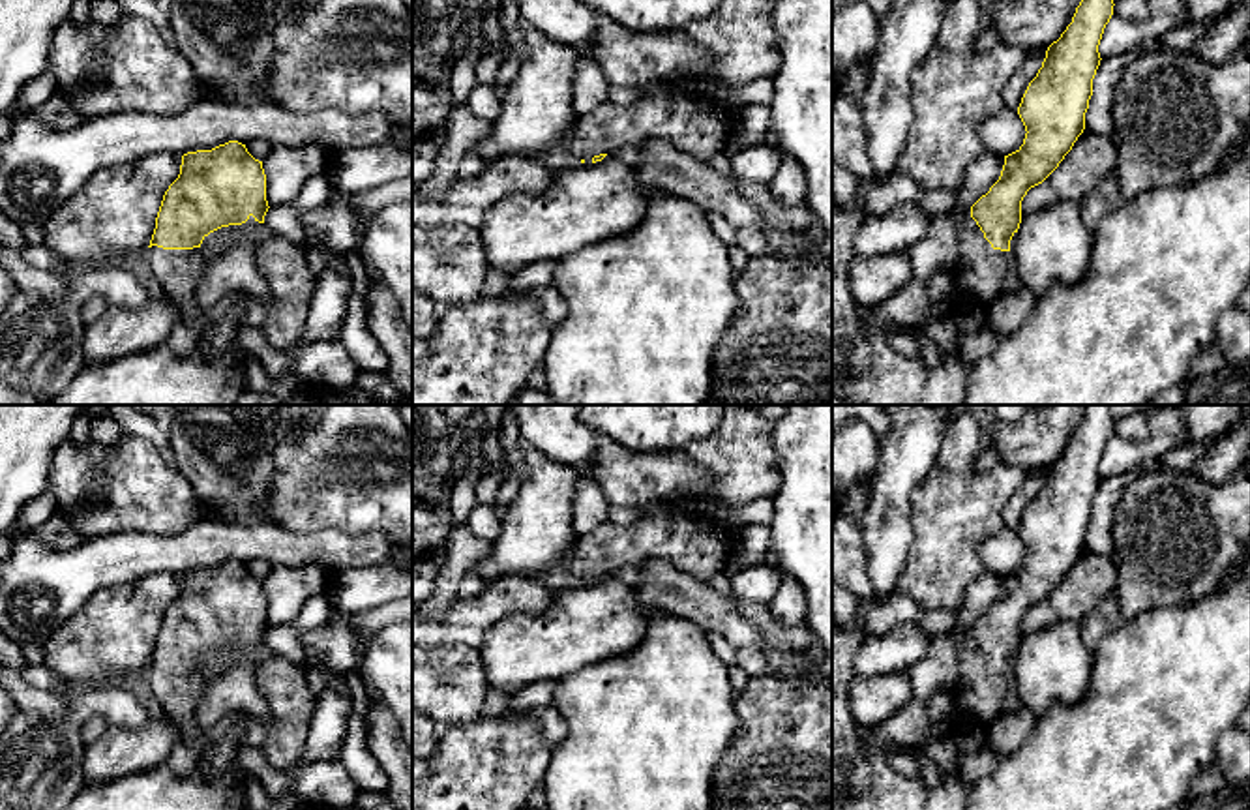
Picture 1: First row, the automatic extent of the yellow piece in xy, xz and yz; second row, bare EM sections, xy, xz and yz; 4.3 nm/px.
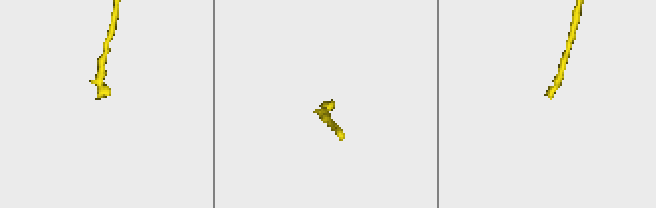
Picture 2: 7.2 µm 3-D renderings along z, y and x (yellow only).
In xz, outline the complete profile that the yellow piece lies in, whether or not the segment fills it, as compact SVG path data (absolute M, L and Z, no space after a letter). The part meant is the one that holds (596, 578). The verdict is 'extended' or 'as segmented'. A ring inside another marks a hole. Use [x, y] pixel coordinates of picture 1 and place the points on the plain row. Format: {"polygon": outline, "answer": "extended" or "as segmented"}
{"polygon": "M727 405L712 435L680 448L714 480L712 493L682 497L692 506L669 506L667 501L648 504L626 527L613 521L598 525L577 536L568 570L581 583L596 583L628 564L662 559L697 581L710 581L725 568L744 527L718 521L712 512L772 499L781 486L772 428L761 405Z", "answer": "extended"}

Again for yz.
{"polygon": "M1085 405L1072 442L1048 467L1018 527L1027 551L1023 564L1004 576L999 600L958 639L958 679L950 690L958 728L990 728L1003 712L1023 617L1059 587L1085 549L1093 499L1102 480L1098 465L1113 426L1111 405Z", "answer": "extended"}

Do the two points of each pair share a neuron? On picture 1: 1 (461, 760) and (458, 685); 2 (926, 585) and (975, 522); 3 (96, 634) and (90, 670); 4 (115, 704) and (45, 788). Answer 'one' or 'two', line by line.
1: two
2: one
3: one
4: one

